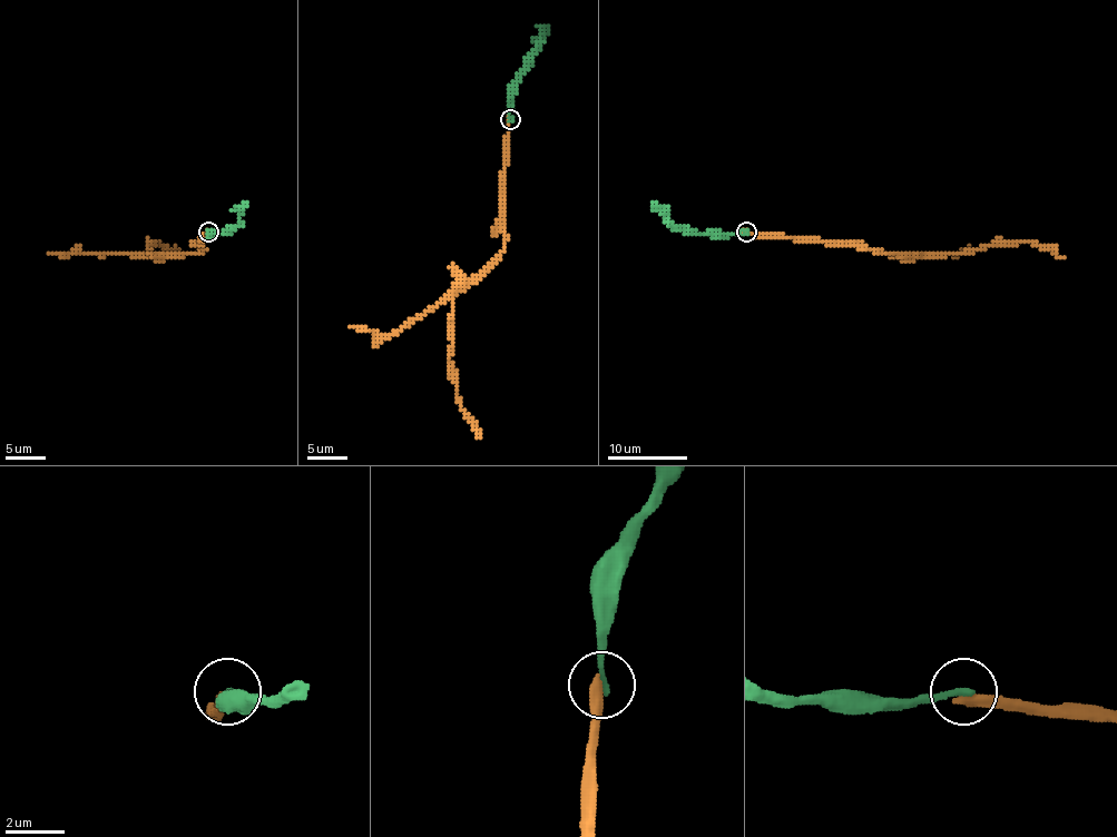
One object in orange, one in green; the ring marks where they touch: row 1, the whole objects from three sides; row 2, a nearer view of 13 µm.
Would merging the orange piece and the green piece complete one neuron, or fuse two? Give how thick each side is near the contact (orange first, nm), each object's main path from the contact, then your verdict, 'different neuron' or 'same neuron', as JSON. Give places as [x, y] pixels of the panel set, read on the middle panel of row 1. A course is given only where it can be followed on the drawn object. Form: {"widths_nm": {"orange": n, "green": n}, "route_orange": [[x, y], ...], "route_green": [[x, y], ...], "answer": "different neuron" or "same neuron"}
{"widths_nm": {"orange": 400, "green": 220}, "route_orange": [[509, 119], [503, 169], [503, 250], [453, 298], [450, 363], [458, 403], [480, 439]], "route_green": [[509, 119], [509, 86], [539, 47], [539, 35], [547, 27]], "answer": "different neuron"}

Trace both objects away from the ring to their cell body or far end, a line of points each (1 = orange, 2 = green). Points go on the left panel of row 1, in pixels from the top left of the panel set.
1: (208, 230), (202, 238), (202, 250), (166, 256), (150, 255), (148, 246), (156, 243), (178, 258)
2: (208, 230), (226, 233), (237, 223), (237, 210), (246, 203)

